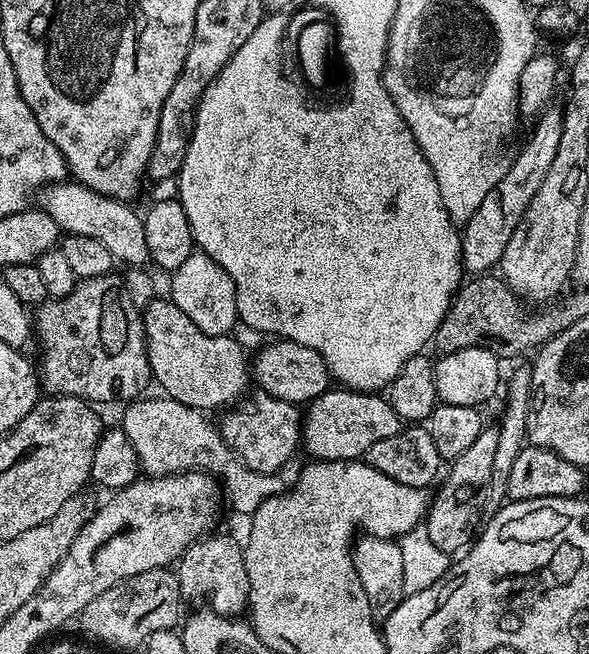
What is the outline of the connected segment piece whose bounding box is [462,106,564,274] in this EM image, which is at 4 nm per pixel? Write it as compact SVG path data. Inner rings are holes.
M549 106L544 109L535 121L536 129L521 146L516 160L514 156L504 177L492 187L486 198L482 198L482 206L478 206L468 223L463 225L462 259L465 273L488 274L499 265L506 250L506 242L510 242L510 234L514 234L526 206L530 206L530 198L538 194L538 186L542 186L542 178L546 178L550 162L554 162L554 154L558 154L558 142L562 142L563 121L564 114L559 107L556 109L556 106Z

